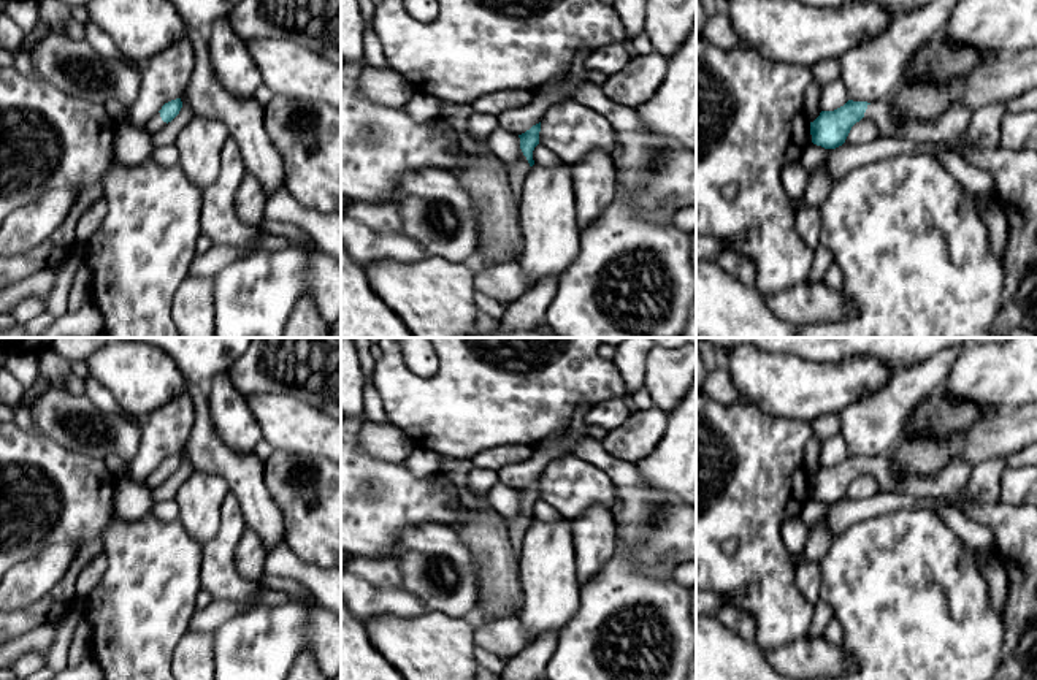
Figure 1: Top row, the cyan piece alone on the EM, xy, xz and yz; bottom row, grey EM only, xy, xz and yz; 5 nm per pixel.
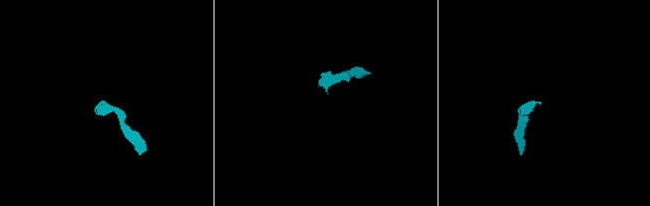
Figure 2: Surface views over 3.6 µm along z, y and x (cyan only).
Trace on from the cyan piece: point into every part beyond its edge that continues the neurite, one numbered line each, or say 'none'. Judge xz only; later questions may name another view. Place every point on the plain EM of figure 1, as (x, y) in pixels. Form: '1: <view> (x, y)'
1: xz (519, 525)

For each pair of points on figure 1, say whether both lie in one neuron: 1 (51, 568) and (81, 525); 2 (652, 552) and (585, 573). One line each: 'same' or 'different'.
1: different
2: different

